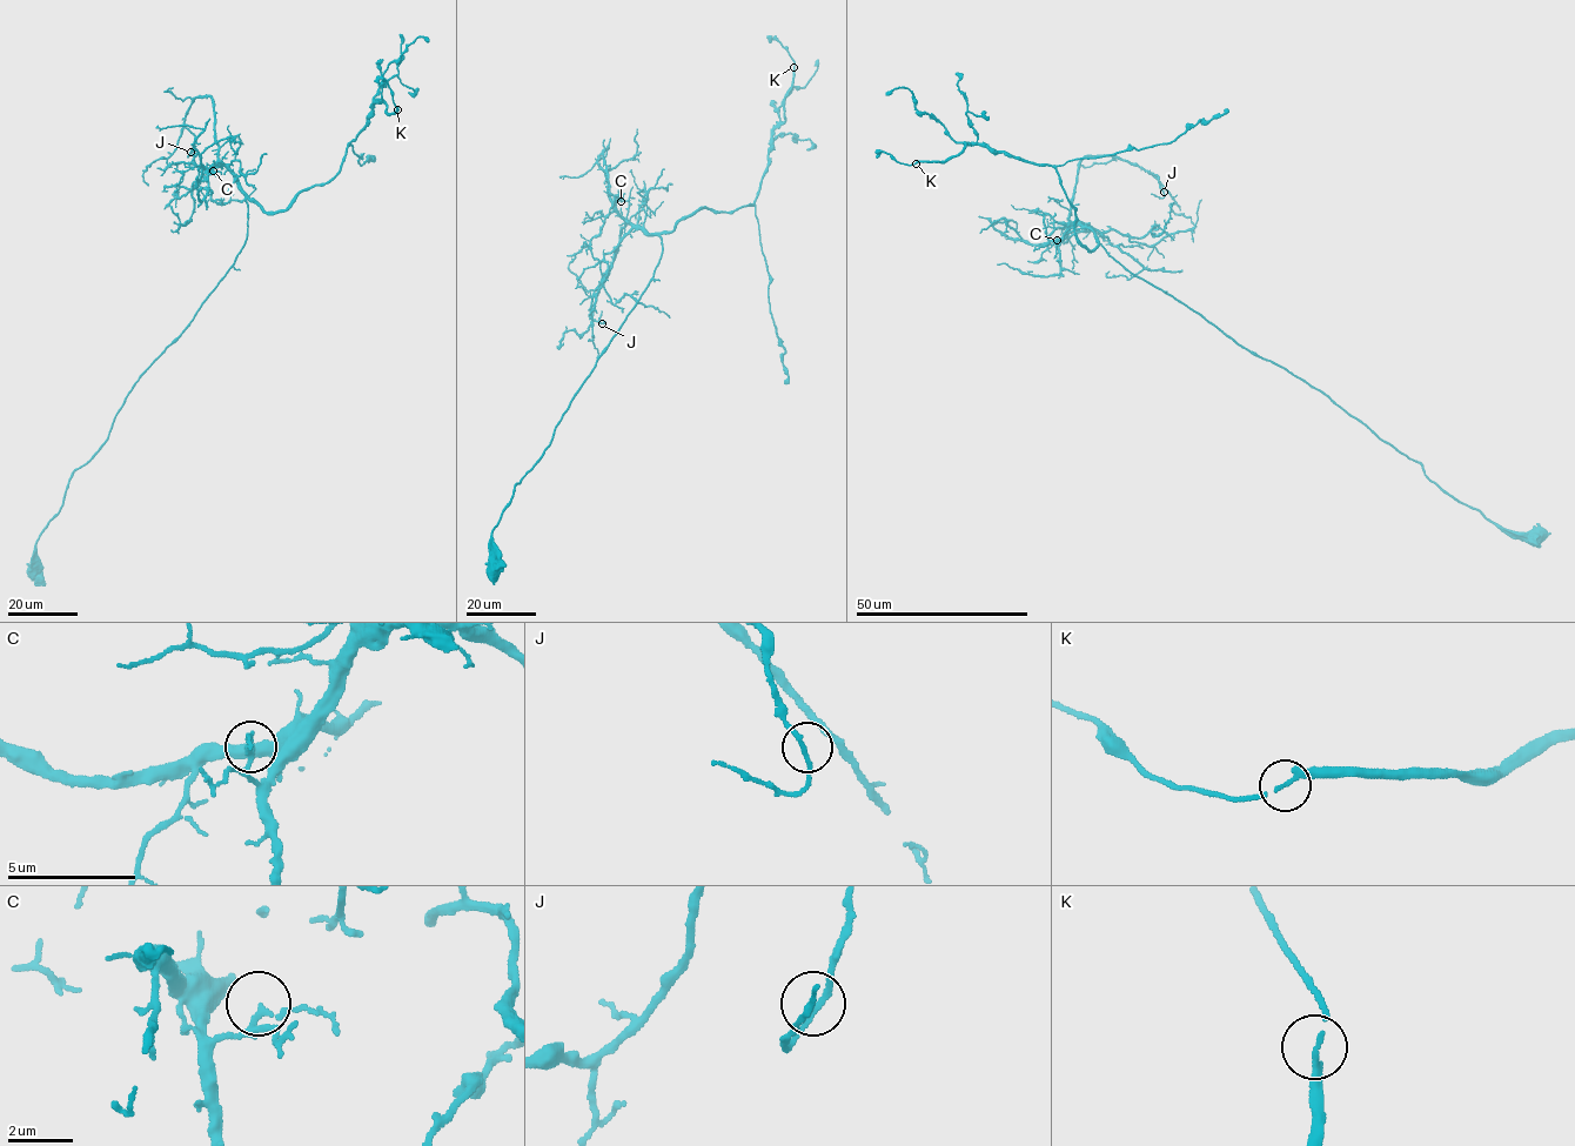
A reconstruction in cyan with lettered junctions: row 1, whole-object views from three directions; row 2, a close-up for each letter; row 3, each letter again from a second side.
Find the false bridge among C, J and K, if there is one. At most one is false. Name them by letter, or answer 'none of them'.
none of them

